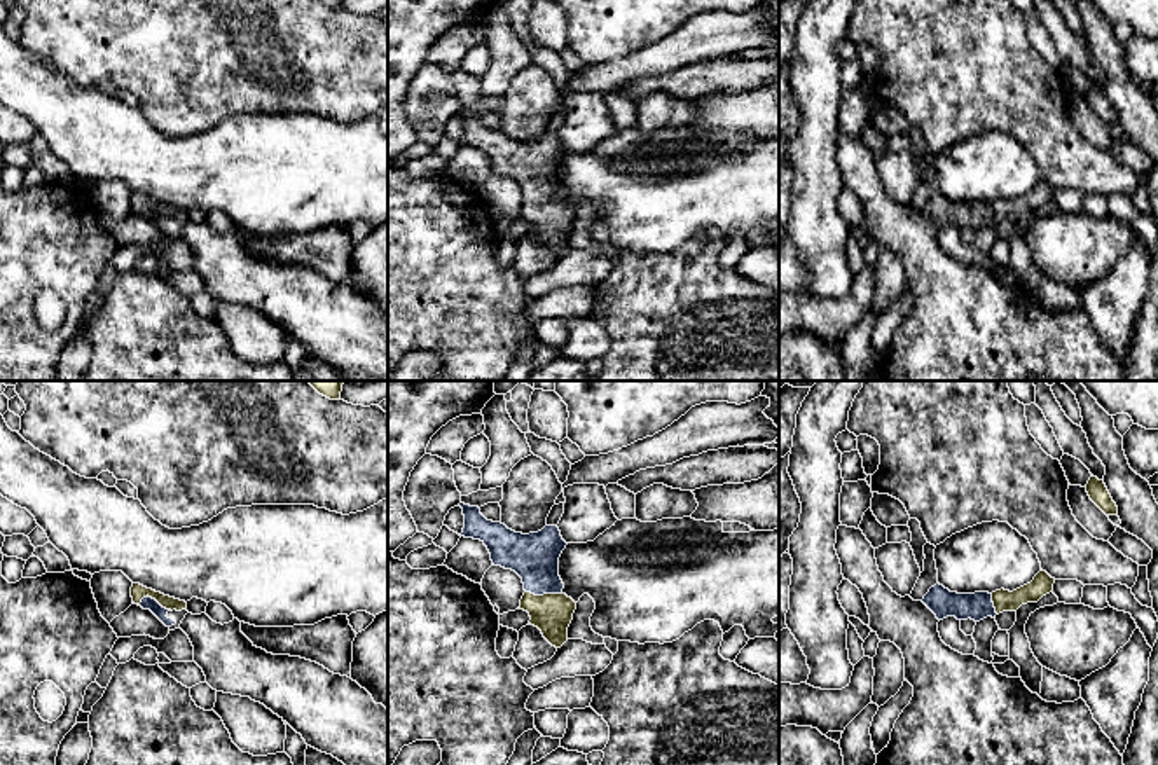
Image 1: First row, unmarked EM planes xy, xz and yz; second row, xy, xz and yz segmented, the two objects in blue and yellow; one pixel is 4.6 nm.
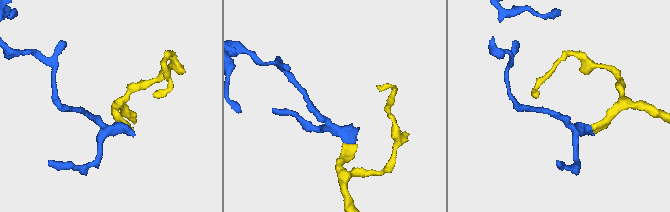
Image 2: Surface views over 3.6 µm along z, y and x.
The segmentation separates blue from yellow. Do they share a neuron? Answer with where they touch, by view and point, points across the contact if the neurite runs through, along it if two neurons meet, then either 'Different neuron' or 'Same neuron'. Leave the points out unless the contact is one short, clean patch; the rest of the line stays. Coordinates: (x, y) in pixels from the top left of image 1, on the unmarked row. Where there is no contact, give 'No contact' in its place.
Touches blue at xy (154, 208). Path across: xy (147, 212), (154, 208), (138, 201). Same neuron

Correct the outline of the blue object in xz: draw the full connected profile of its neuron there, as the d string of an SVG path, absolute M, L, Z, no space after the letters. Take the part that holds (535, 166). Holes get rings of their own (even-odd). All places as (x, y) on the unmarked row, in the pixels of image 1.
M459 112L459 115L465 124L461 145L480 148L487 155L494 175L512 178L522 187L526 201L520 208L520 218L529 222L529 232L538 236L552 255L561 257L568 250L568 236L573 229L576 211L562 201L564 192L559 185L559 166L568 152L562 148L559 136L545 134L538 141L522 143L501 131L487 129L479 115L465 112Z

